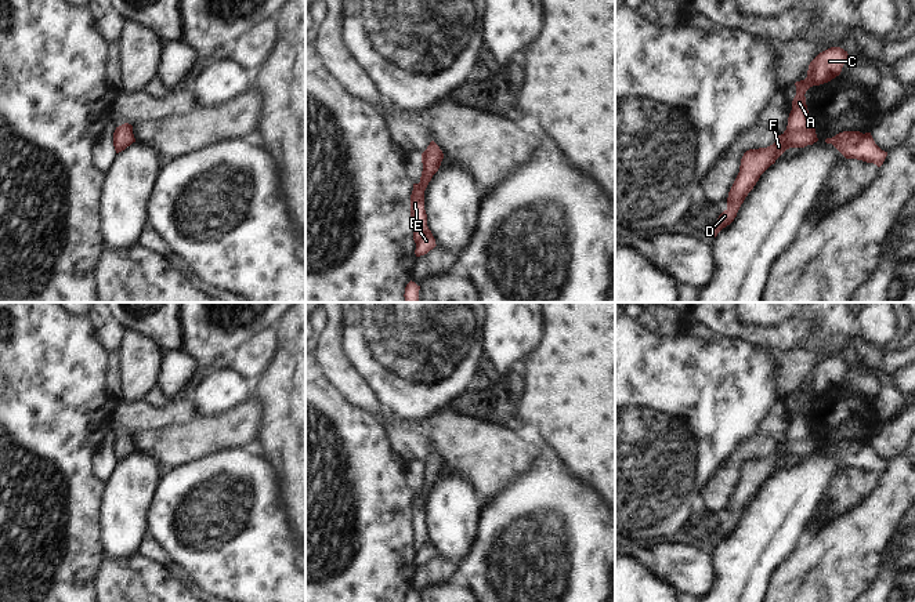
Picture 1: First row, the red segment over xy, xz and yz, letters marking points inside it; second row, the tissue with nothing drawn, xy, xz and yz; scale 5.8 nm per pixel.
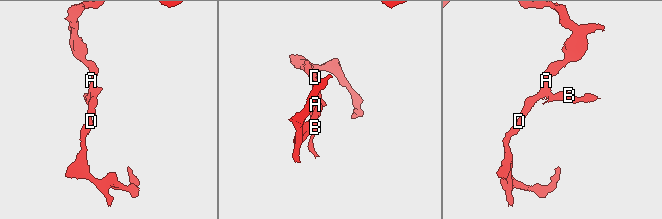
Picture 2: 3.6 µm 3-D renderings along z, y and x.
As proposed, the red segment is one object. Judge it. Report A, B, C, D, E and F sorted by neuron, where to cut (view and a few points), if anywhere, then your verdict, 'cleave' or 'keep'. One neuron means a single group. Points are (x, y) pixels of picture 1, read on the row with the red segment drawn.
A C D F / B E; cut in xz along (418, 184), (425, 189); cleave

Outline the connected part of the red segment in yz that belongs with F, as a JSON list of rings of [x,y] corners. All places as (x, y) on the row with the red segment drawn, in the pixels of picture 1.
[[[831,47],[820,52],[809,65],[807,77],[796,81],[796,95],[792,101],[792,110],[788,117],[786,130],[778,135],[777,141],[759,149],[749,149],[741,159],[739,173],[728,192],[727,208],[719,215],[710,235],[713,237],[730,225],[753,189],[760,175],[775,163],[775,160],[789,148],[804,148],[818,141],[815,128],[810,123],[806,105],[806,91],[813,86],[831,81],[840,75],[843,65],[850,59],[847,51],[840,47]]]

